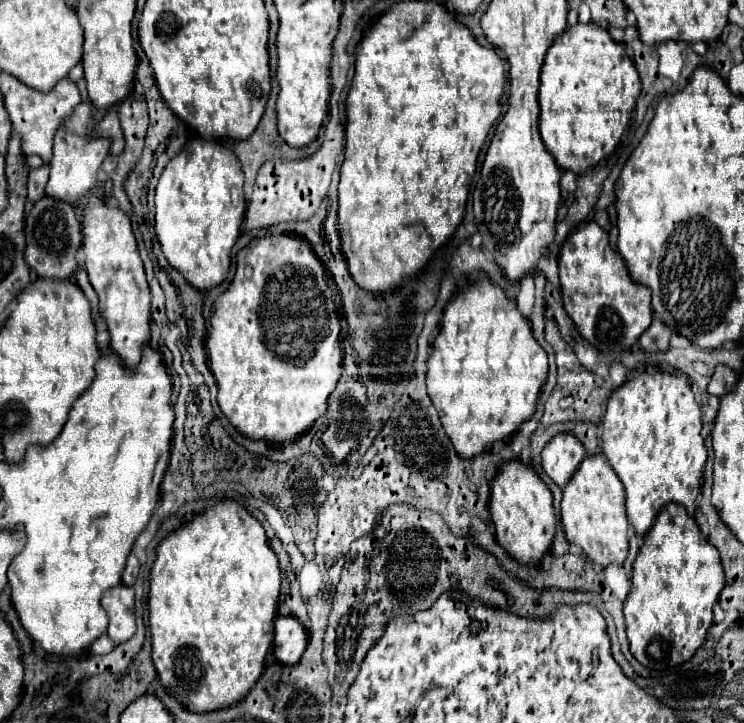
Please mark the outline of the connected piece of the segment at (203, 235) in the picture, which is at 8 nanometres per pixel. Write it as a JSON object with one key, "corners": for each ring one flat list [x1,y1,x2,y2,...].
{"corners":[[199,135,191,137,181,153,177,153,163,169,157,189,155,189,155,231,161,243,161,251,171,267,183,273,183,277,199,291,207,291,219,285,231,263,231,249,239,237,243,215,245,215,245,195,243,195,243,171,235,153,219,141,207,141]]}

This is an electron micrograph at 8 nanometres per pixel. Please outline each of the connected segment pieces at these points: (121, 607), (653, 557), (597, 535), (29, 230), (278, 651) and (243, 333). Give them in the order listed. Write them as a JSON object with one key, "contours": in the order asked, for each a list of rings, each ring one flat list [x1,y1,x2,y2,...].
{"contours":[[[117,585,103,595,103,609,109,617,107,635,115,645,125,643,135,633,133,599,135,599,133,589,125,585]],[[669,503,663,507,633,563,631,591,623,605,633,657,649,669,689,661,713,625,711,607,723,587,725,575,717,549,701,535,695,519,689,517,683,505]],[[603,455,585,457,563,487,561,523,569,543,581,547,593,563,607,567,615,561,623,563,627,559,629,523,625,517,625,491]],[[47,195,41,197,37,203,33,203,31,213,27,215,25,237,25,259,29,267,33,267,39,273,39,277,69,279,73,275,73,271,77,269,75,253,81,249,81,221,73,205,59,203,59,199,51,199]],[[275,617,273,653,281,663,297,663,307,647,307,629,295,617]],[[297,235,253,239,237,253,237,271,225,293,213,305,207,337,209,367,217,381,217,403,231,425,249,439,291,441,301,437,327,409,327,397,341,375,339,319,327,275,309,241]]]}

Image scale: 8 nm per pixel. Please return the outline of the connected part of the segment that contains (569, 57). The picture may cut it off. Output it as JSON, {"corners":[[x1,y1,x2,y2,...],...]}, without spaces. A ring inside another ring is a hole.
{"corners":[[593,21,567,27,549,47,541,69,539,131,561,169,585,173,617,147,641,91,633,61,623,63,623,59,623,43,617,43,607,27]]}

